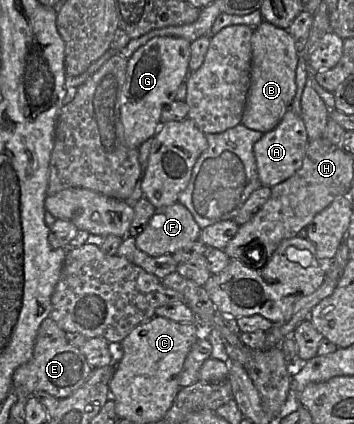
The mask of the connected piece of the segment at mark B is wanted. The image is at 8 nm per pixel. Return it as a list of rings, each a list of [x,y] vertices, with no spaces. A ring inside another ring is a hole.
[[[263,20],[251,37],[252,66],[250,87],[241,124],[249,129],[266,133],[274,129],[290,108],[296,94],[296,69],[299,52],[288,30]]]

